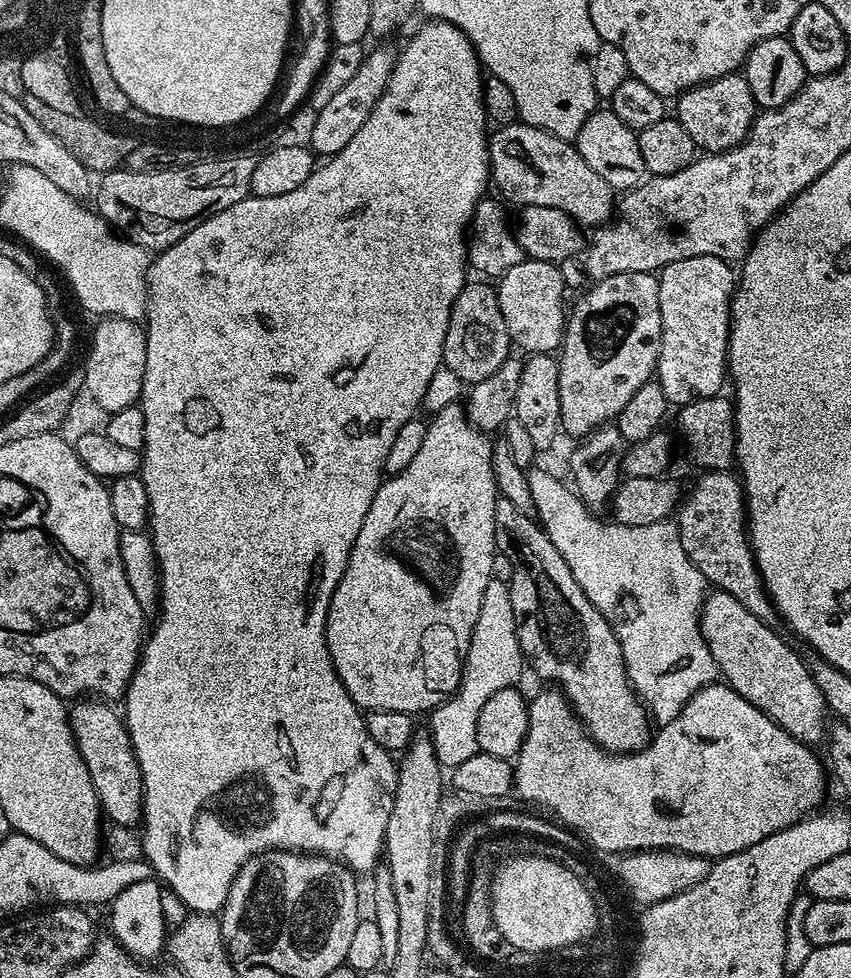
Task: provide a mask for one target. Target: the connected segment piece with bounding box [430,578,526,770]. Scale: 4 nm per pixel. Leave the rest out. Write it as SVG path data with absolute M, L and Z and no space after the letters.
M492 578L482 598L482 608L470 638L470 650L464 659L464 673L460 676L460 687L451 700L432 709L430 735L441 769L451 770L462 766L480 751L478 746L478 714L486 701L498 694L498 690L515 688L523 672L526 672L523 652L517 638L517 626L510 601L508 583Z

